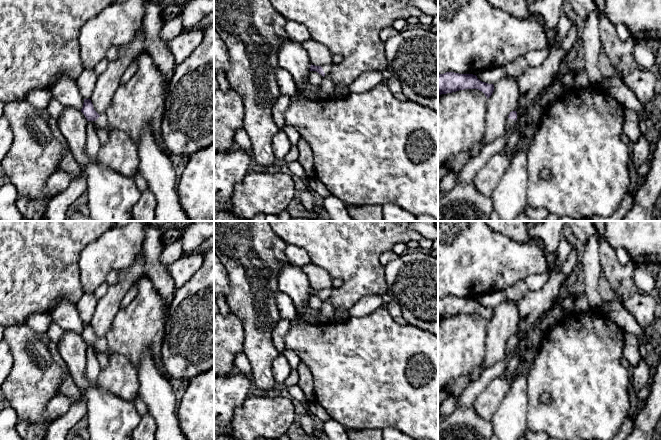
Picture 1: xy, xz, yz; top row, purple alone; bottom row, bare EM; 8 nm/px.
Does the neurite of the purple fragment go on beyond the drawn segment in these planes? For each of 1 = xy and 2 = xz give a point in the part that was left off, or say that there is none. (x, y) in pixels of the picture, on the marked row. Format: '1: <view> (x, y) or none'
1: xy (102, 122)
2: xz (327, 68)

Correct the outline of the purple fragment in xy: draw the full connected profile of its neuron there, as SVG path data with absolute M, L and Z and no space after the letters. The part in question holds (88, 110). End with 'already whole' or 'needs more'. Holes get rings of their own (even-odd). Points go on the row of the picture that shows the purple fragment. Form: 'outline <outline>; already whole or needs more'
outline M84 99L81 112L86 117L87 121L93 121L97 129L105 130L108 134L111 133L112 128L109 125L106 115L99 115L93 107L90 99Z; needs more

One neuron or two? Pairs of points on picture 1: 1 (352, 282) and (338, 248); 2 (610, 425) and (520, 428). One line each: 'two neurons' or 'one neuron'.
1: one neuron
2: two neurons

